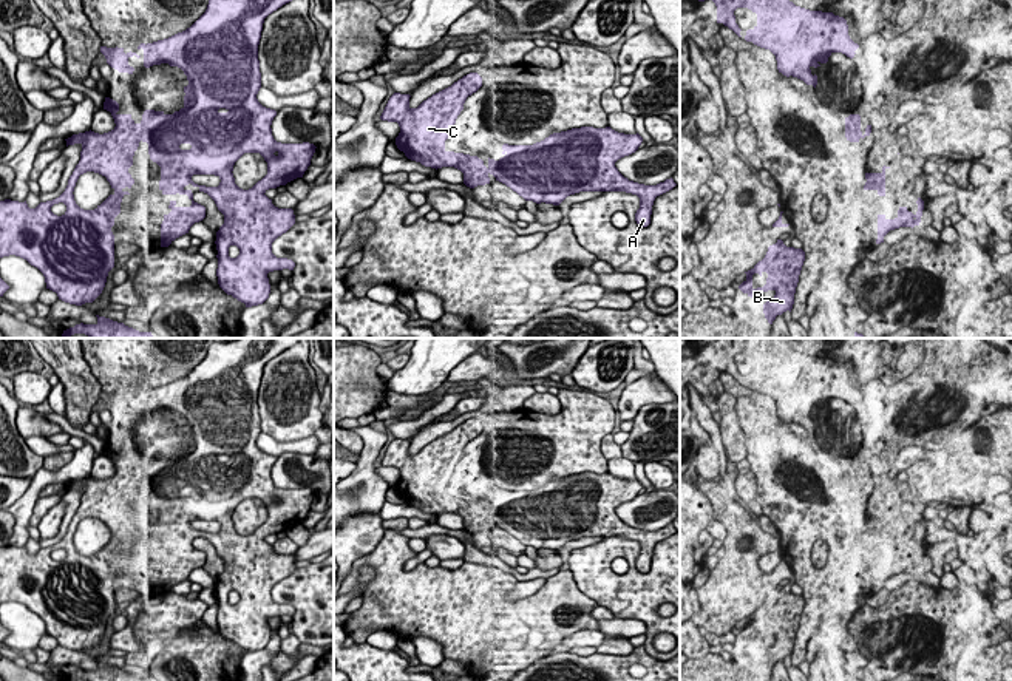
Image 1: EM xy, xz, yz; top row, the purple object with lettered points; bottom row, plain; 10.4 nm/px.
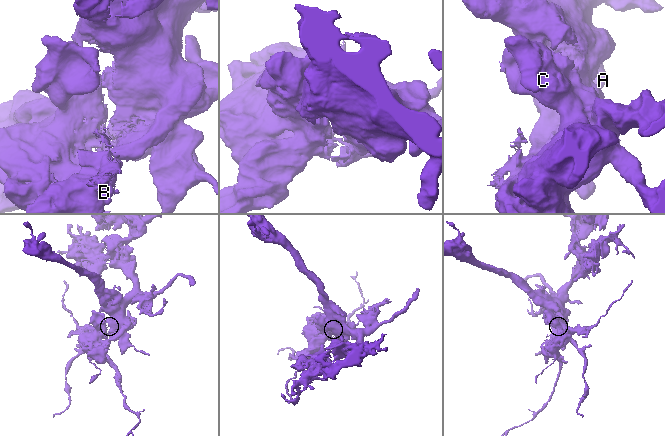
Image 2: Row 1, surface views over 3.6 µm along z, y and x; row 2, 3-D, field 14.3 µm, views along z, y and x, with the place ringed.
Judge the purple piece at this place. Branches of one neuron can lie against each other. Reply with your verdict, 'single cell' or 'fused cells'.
single cell

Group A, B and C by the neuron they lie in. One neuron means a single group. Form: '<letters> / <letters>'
A B C

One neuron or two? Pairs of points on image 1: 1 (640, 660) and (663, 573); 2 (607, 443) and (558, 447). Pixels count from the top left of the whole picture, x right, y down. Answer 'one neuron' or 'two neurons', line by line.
1: two neurons
2: two neurons

